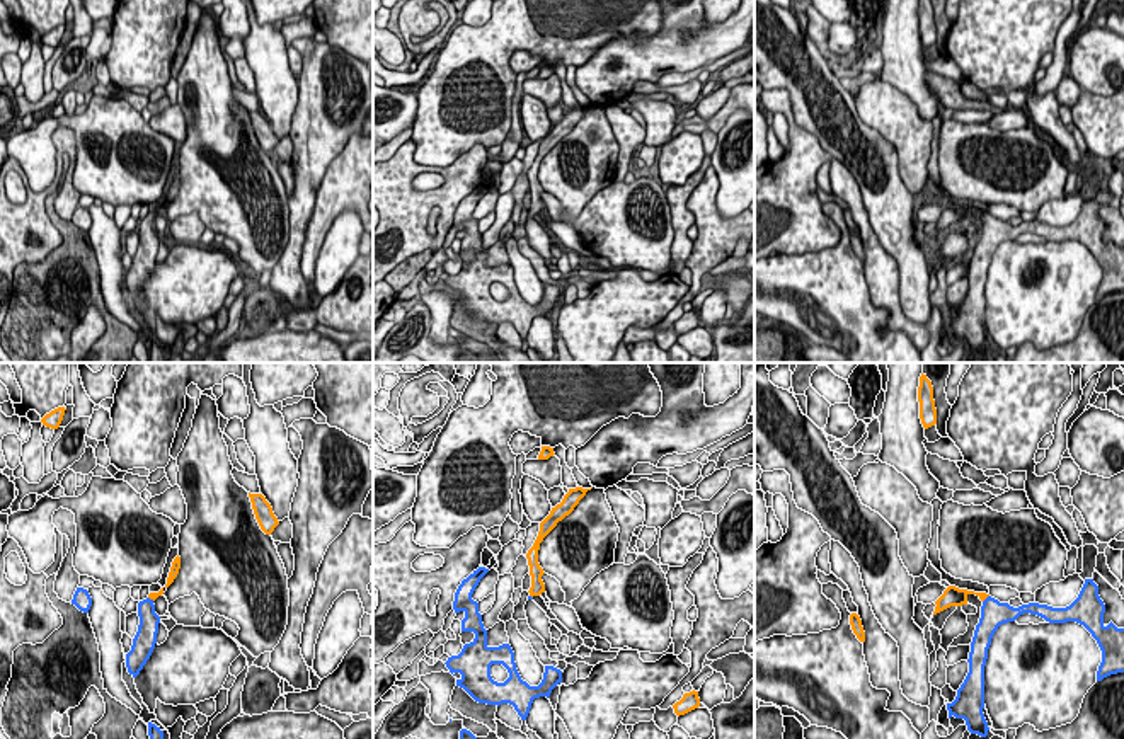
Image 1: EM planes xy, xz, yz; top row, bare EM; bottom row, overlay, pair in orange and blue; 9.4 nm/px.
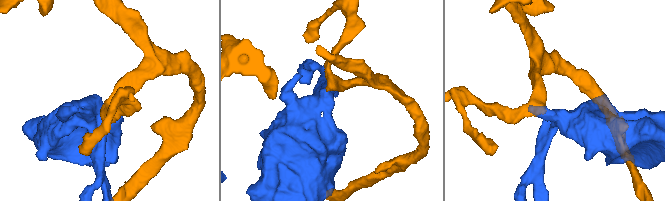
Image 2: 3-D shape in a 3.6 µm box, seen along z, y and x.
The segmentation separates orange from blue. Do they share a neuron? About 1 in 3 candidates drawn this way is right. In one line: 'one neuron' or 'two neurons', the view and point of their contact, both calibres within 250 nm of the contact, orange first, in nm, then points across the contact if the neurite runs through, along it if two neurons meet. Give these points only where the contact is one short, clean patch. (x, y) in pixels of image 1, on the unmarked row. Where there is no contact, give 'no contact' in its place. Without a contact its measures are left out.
one neuron; meets orange in yz at (986, 215); 130 nm thick on the orange side, 260 nm on the other; runs through yz (961, 213), (978, 211), (986, 215), (993, 232)

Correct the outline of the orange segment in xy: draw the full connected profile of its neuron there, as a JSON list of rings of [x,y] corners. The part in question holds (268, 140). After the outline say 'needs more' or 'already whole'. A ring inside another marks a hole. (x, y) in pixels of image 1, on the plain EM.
[[[250,112],[250,121],[252,121],[252,128],[255,133],[255,138],[261,145],[261,148],[266,153],[271,153],[274,150],[274,146],[279,143],[278,136],[272,131],[271,123],[266,119],[266,116],[262,112]]]; already whole

